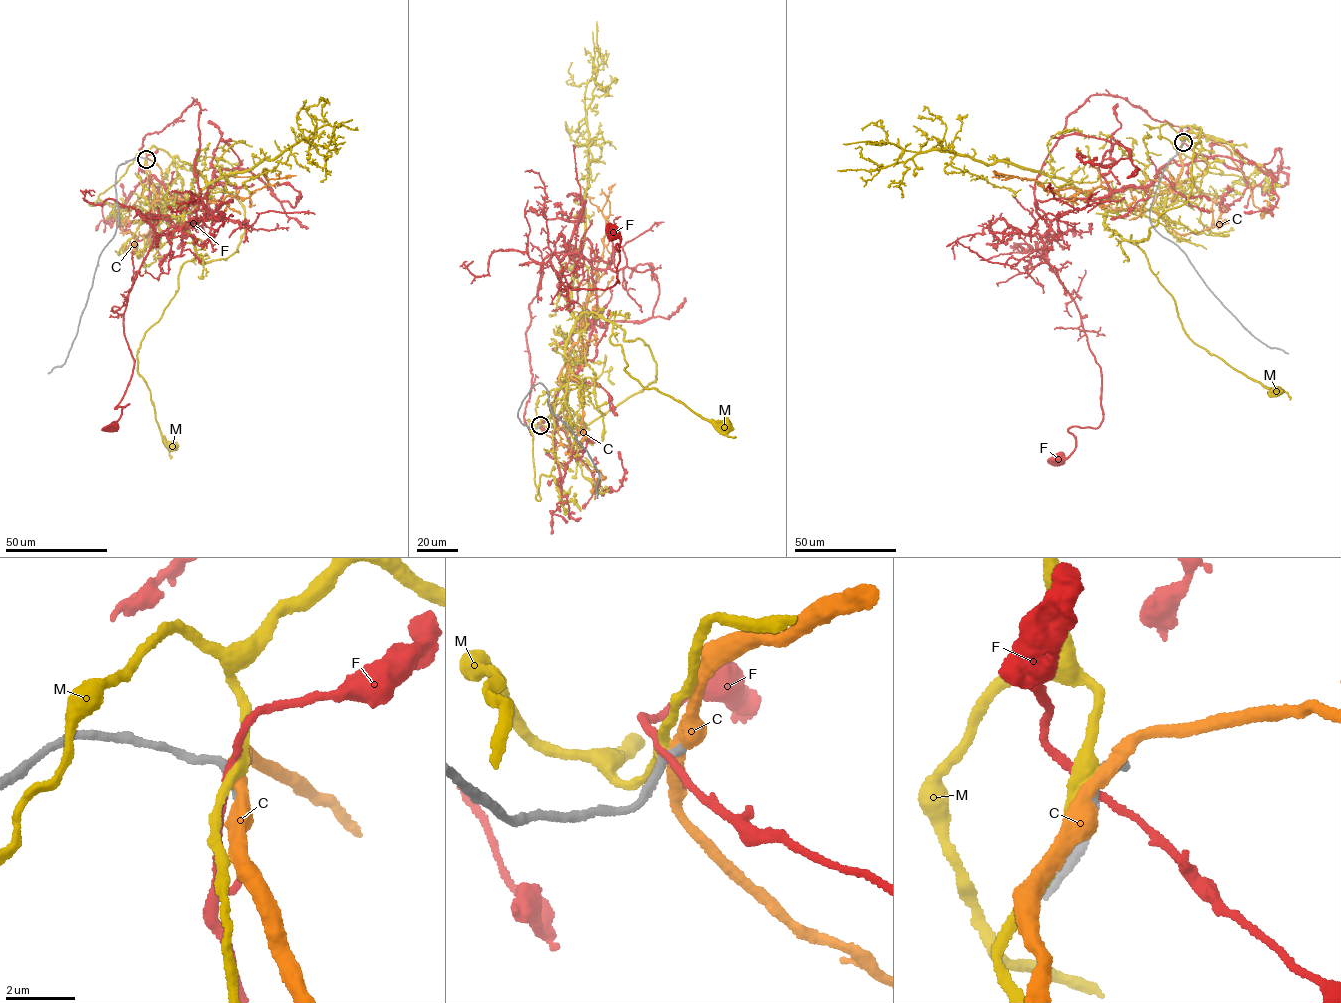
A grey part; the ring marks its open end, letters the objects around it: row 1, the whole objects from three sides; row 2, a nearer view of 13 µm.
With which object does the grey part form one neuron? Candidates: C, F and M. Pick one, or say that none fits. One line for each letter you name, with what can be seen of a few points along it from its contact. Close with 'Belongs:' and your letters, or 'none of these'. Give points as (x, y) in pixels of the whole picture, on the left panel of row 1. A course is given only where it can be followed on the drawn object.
C: via (146, 160), (158, 202), (152, 205), (175, 197), (193, 202), (203, 197), (248, 198), (269, 179), (296, 175)
Belongs: C

